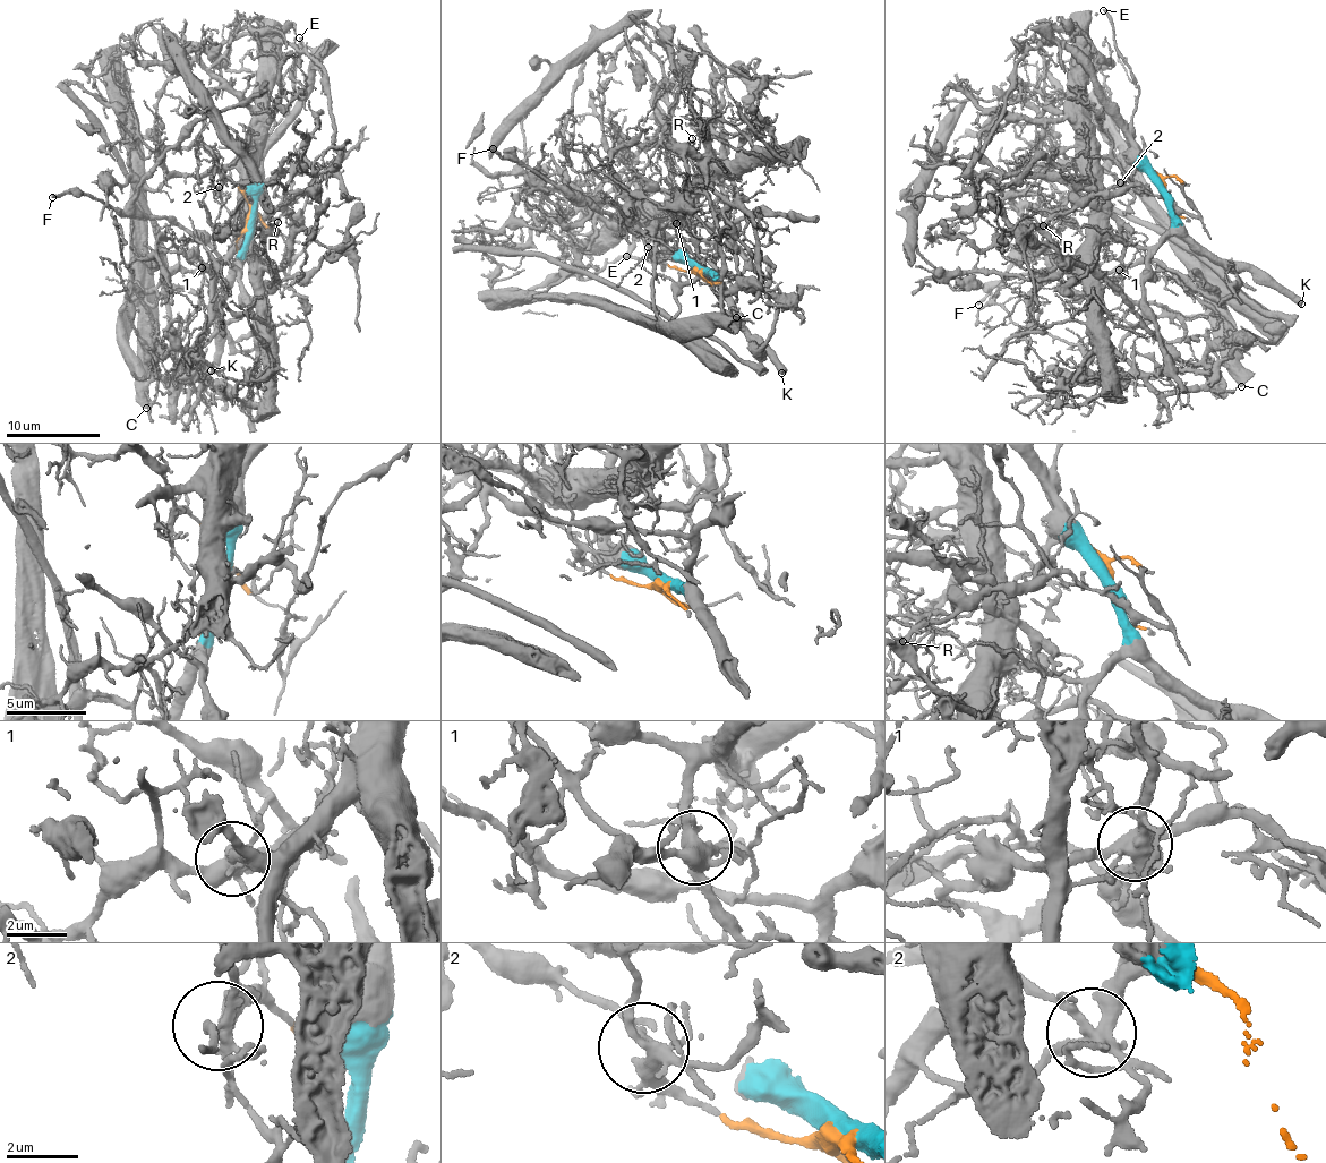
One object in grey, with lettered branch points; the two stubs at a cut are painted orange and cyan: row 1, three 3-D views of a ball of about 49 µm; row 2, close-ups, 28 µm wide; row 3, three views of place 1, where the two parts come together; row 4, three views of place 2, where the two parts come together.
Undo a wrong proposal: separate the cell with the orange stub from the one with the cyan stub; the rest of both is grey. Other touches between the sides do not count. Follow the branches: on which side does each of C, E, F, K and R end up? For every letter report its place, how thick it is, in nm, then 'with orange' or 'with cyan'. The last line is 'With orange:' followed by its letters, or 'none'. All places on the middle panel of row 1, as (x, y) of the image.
C: (736, 317) | 480 nm | with cyan
E: (626, 256) | 200 nm | with cyan
F: (493, 148) | 240 nm | with cyan
K: (781, 373) | 550 nm | with cyan
R: (692, 138) | 70 nm | with orange
With orange: R

